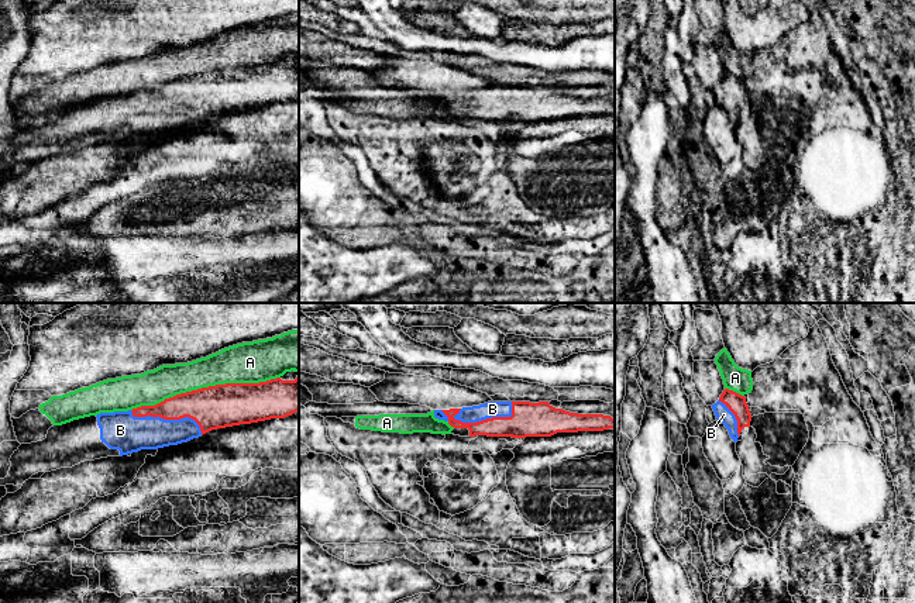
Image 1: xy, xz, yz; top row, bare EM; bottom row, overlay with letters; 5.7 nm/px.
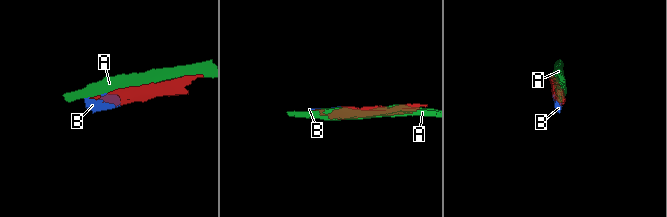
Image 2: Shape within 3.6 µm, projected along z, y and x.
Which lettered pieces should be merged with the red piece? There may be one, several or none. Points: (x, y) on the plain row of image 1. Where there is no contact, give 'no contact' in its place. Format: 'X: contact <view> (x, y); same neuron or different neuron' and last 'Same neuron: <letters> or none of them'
A: contact xy (205, 72); different neuron
B: contact xy (168, 103); same neuron
Same neuron: B

